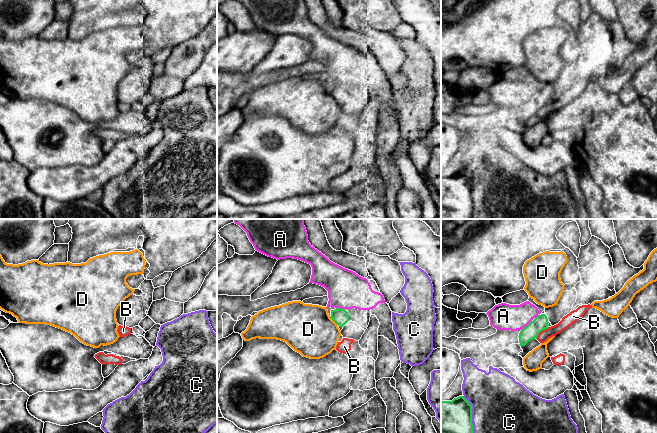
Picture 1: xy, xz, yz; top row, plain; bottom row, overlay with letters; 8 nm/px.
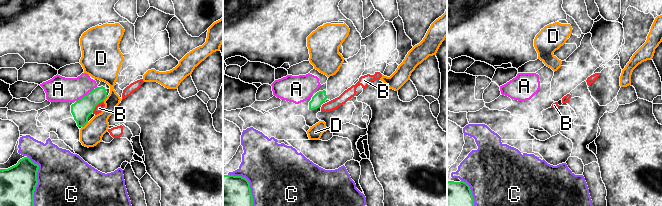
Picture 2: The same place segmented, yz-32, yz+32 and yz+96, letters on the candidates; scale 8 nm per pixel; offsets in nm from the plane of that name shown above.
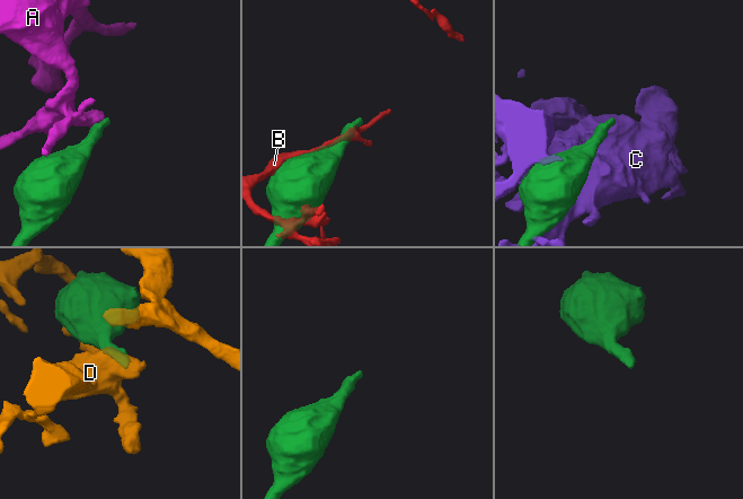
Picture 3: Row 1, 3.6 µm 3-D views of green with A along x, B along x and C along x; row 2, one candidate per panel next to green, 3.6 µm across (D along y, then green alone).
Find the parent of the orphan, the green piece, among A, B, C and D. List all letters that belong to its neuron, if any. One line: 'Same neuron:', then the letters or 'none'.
Same neuron: none

